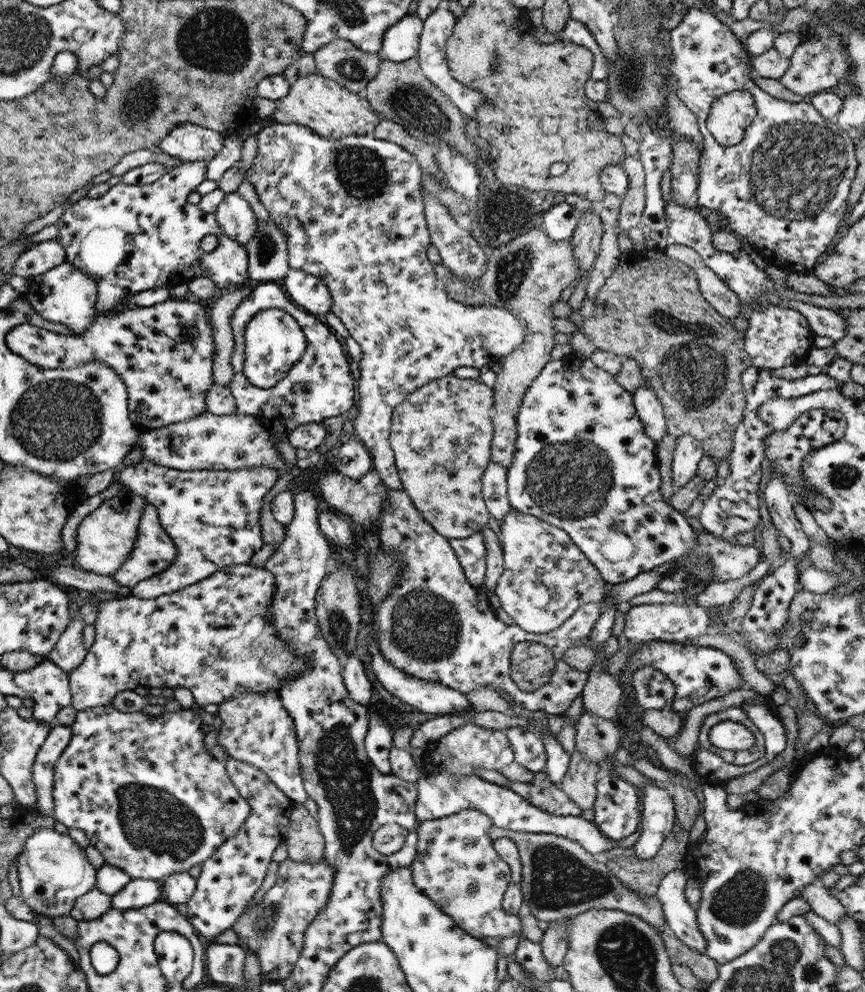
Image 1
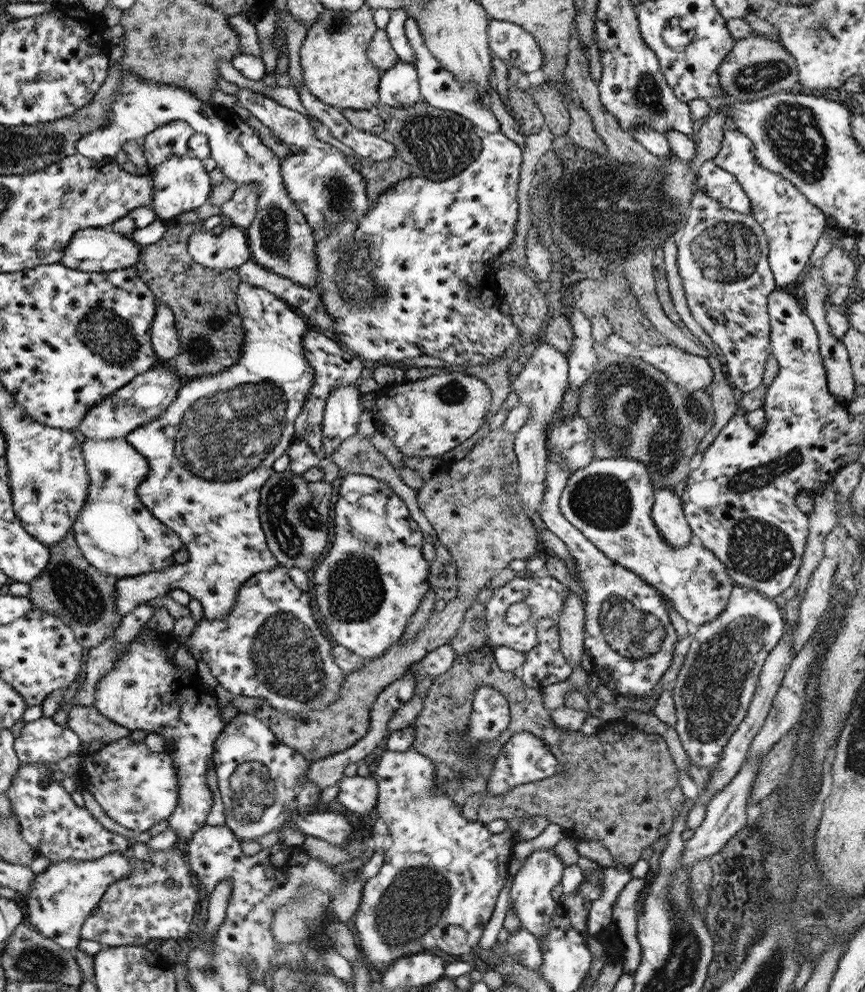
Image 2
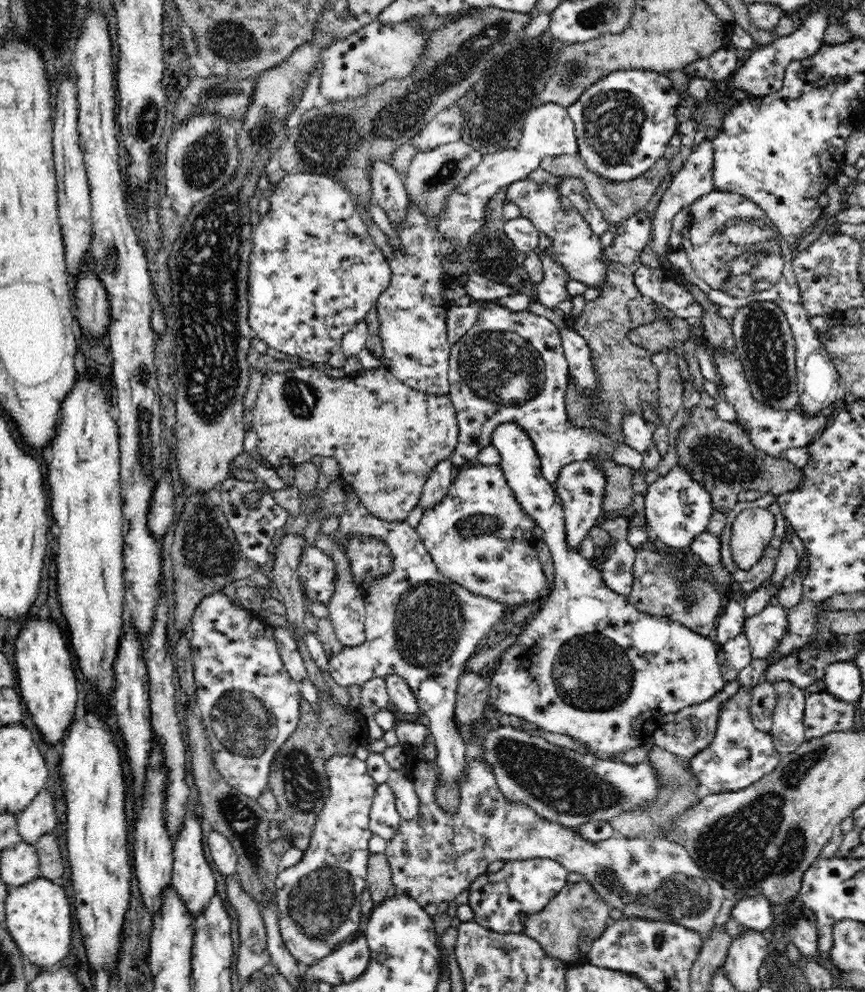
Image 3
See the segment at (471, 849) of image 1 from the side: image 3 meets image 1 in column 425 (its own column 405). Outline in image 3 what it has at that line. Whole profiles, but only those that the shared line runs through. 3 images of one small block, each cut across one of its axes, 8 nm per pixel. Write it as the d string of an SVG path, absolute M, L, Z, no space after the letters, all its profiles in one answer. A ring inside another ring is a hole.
M429 735L424 747L416 747L416 762L412 764L412 783L418 795L418 814L400 822L396 837L387 842L385 856L388 859L395 893L408 895L420 906L444 901L454 902L460 892L467 890L474 878L487 872L489 864L496 860L550 858L558 861L576 877L584 878L609 907L618 908L626 918L662 920L685 926L700 934L709 932L715 926L715 918L730 893L720 882L716 882L698 866L690 854L676 842L662 837L608 838L603 842L588 842L575 834L575 827L560 826L551 820L540 818L525 804L510 804L498 789L492 769L482 758L466 761L465 776L461 779L460 806L454 814L444 812L435 799L435 791L440 788L438 769L434 765L438 751L434 737Z

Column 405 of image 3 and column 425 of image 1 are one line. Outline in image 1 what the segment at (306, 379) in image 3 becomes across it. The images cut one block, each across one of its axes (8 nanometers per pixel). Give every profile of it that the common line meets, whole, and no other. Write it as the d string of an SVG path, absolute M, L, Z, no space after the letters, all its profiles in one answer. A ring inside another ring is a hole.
M450 375L418 387L392 411L390 448L404 491L425 521L446 538L468 538L490 520L481 488L484 470L491 460L494 401L493 388L480 379Z

